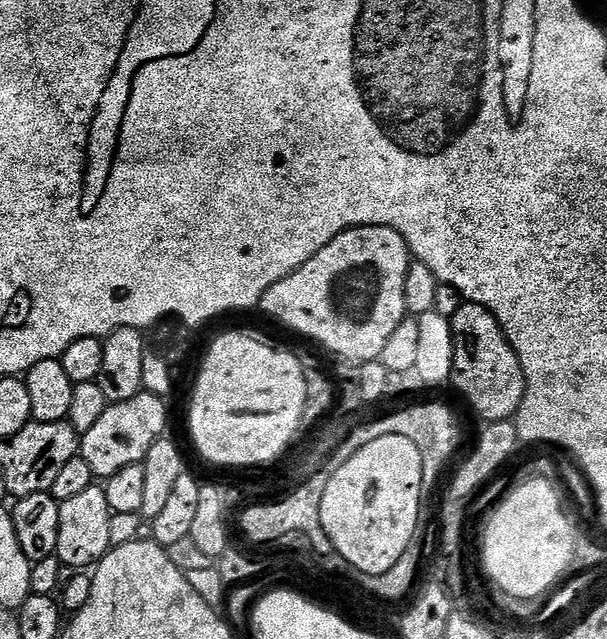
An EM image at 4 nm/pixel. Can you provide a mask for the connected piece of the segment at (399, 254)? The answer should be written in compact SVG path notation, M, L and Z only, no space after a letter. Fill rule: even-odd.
M378 226L347 228L345 232L338 234L326 246L322 246L322 250L318 250L318 254L314 254L314 258L310 258L310 262L298 266L298 270L294 270L294 274L282 278L282 282L274 282L274 286L270 286L270 290L266 290L266 294L260 300L258 308L259 311L264 311L270 319L277 320L280 324L285 324L290 331L297 332L300 336L309 336L310 339L317 340L322 347L329 348L336 355L336 358L339 358L341 361L362 365L371 360L379 360L382 349L385 348L386 341L390 338L390 334L394 334L394 330L398 330L398 326L406 318L406 276L409 265L410 253L406 242L402 238L402 234L398 234L389 228L379 228Z

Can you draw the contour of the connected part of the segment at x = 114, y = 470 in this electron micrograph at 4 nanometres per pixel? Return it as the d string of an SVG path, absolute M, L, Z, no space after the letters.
M141 390L134 398L117 404L109 403L106 414L94 422L91 430L80 436L79 455L86 458L93 477L107 478L126 470L126 466L143 464L150 446L165 435L164 427L168 424L168 408L161 397Z

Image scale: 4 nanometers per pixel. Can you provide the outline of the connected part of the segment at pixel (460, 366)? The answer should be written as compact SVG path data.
M464 302L450 319L454 338L451 383L456 384L482 421L512 420L520 408L526 382L518 354L510 346L498 318L486 306Z

